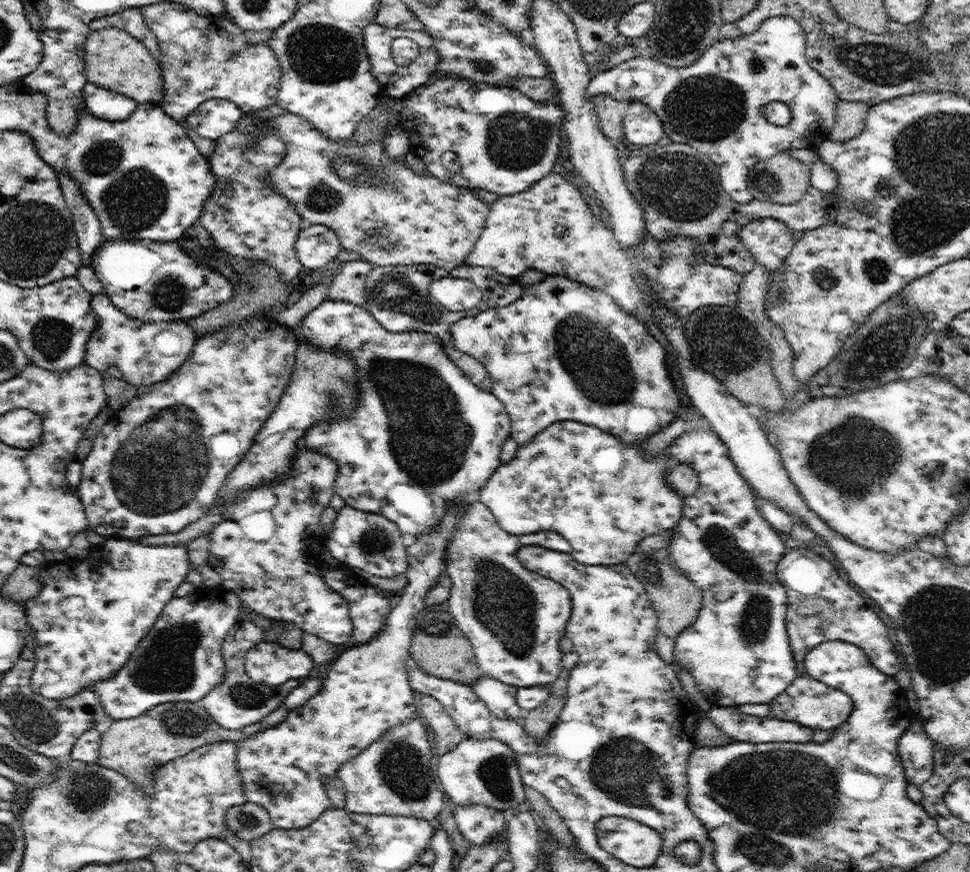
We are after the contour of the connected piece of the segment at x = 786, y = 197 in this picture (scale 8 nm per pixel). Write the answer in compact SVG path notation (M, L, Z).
M781 151L752 166L747 177L747 187L754 199L776 204L794 204L811 185L812 168L812 165L806 166Z

